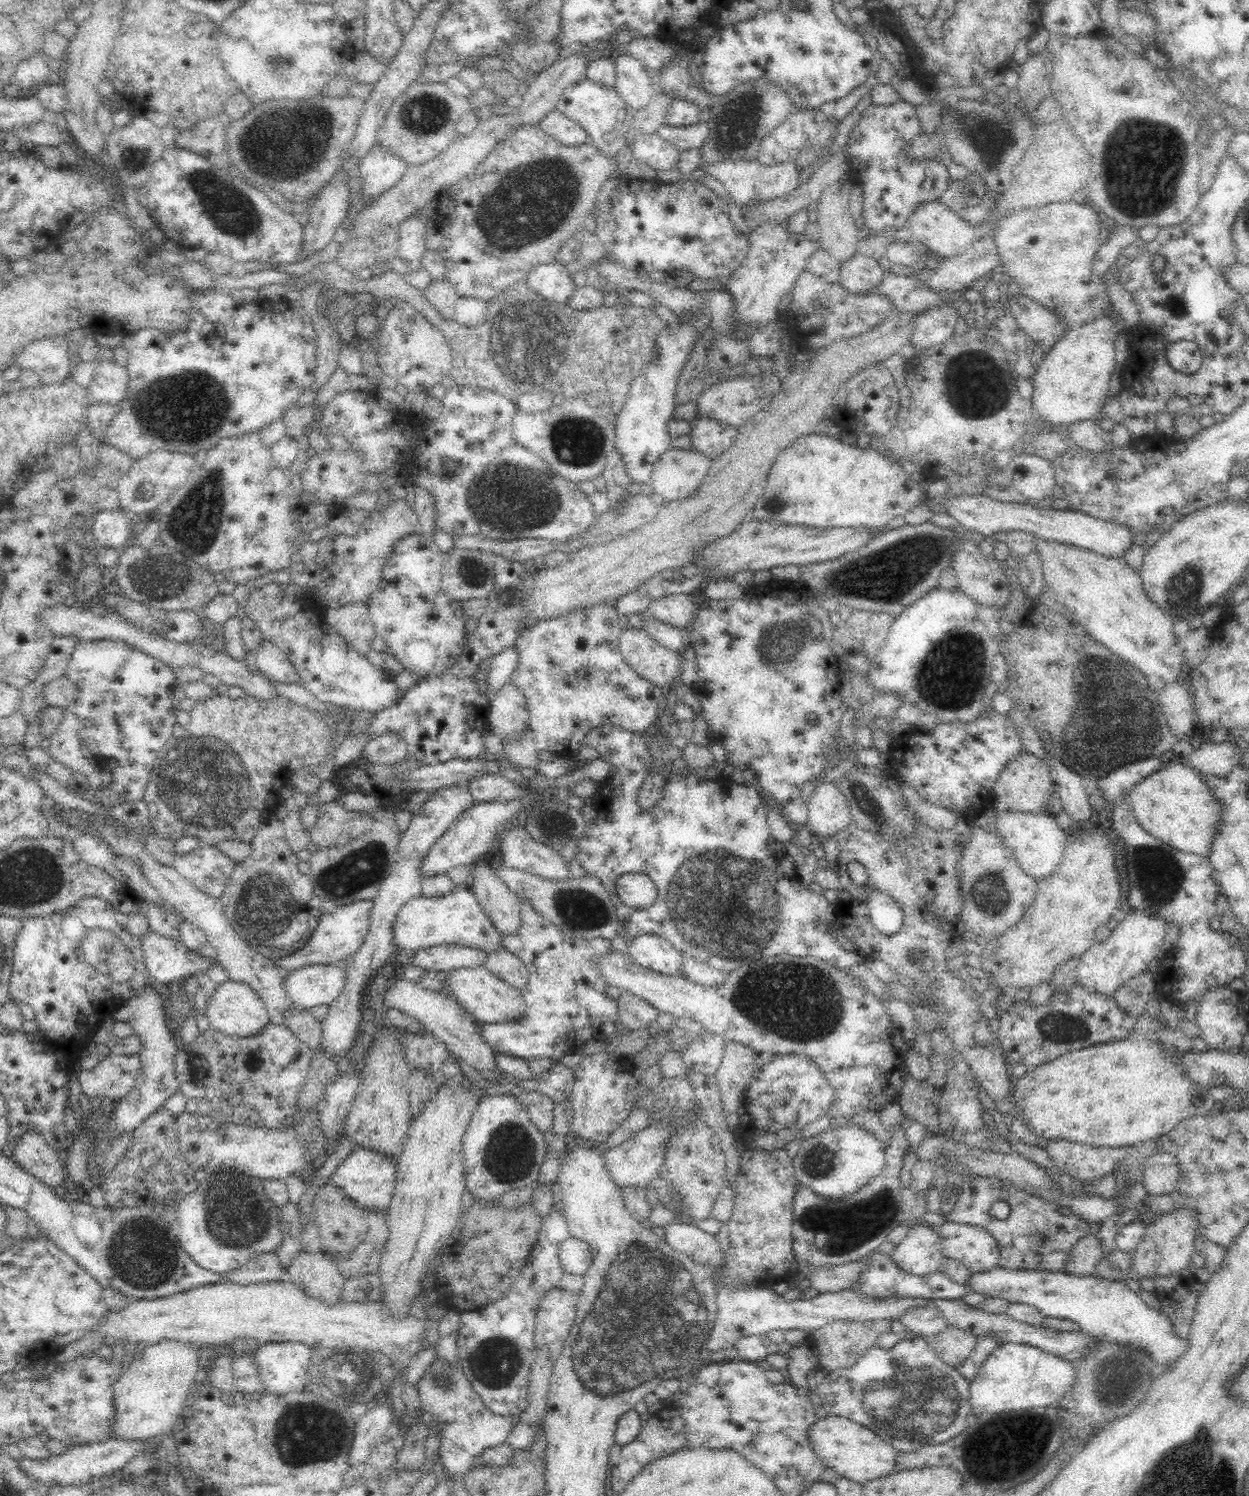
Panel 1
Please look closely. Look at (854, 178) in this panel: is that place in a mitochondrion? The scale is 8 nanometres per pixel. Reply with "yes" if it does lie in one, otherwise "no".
no

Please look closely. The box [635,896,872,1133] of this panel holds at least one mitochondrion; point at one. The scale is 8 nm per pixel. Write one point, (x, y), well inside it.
(802, 1005)

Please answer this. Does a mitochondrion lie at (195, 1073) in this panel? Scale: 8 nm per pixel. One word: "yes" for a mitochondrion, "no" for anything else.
no

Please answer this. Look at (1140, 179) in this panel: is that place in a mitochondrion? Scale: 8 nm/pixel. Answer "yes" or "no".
yes

